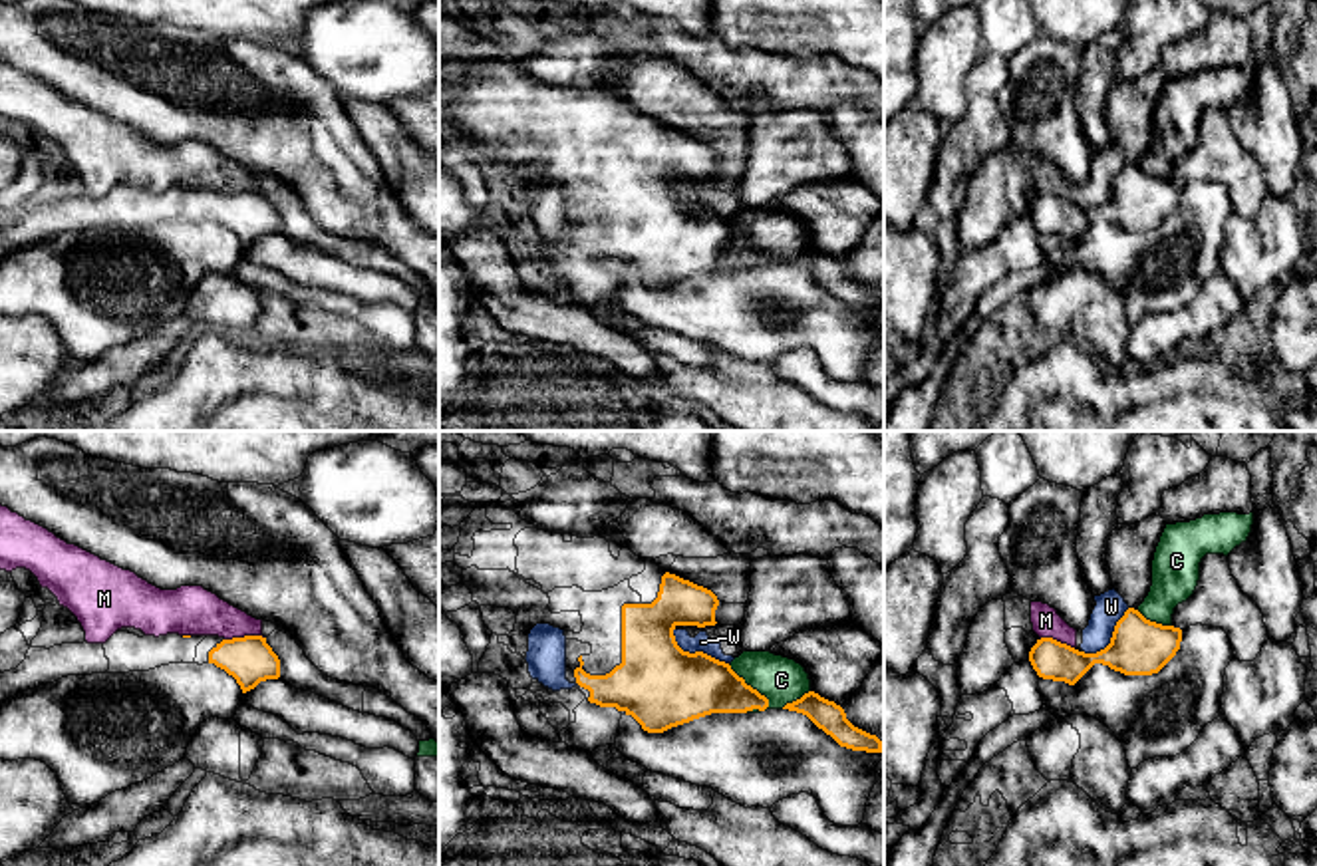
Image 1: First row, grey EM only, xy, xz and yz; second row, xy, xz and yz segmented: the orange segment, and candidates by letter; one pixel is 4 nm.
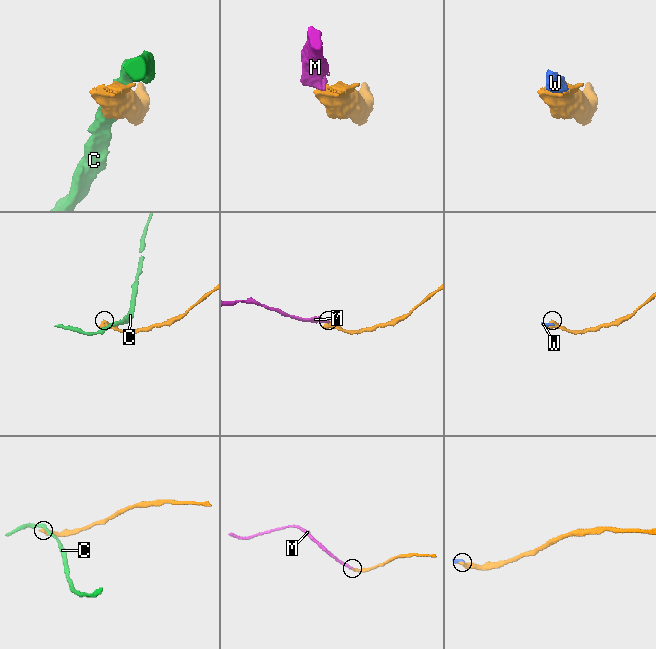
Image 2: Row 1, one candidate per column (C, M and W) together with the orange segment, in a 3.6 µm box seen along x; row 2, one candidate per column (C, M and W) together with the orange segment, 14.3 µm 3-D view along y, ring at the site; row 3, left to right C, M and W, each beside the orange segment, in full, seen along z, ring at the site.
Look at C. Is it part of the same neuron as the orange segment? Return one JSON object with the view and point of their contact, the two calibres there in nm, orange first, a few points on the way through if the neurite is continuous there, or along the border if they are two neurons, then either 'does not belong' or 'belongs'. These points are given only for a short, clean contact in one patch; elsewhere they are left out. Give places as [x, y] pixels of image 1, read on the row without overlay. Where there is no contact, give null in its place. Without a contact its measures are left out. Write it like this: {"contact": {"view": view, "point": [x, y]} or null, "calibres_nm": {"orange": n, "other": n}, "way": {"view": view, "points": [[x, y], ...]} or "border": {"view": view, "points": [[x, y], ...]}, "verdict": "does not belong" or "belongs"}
{"contact": {"view": "xz", "point": [751, 243]}, "calibres_nm": {"orange": 260, "other": 190}, "verdict": "does not belong"}

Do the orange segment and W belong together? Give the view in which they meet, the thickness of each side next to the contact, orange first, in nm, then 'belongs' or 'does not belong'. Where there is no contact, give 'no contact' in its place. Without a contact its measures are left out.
xz | 340/80 nm | does not belong

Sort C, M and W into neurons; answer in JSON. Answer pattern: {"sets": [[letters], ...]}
{"sets": [["C"], ["M", "W"]]}

